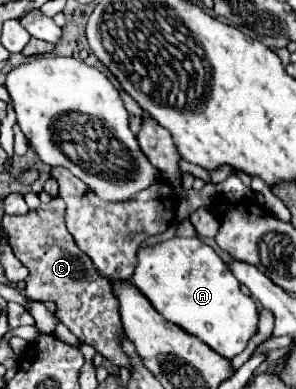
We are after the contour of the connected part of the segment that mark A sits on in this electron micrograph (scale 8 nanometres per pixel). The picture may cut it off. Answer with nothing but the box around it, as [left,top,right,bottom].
[132,238,258,358]

